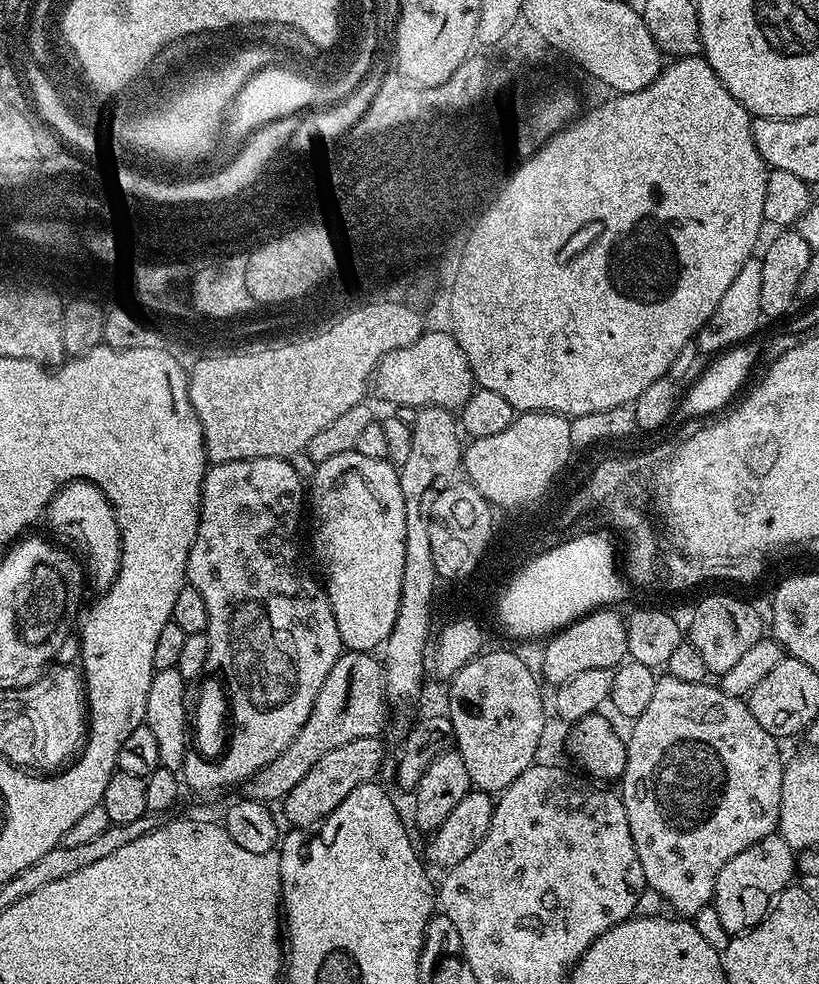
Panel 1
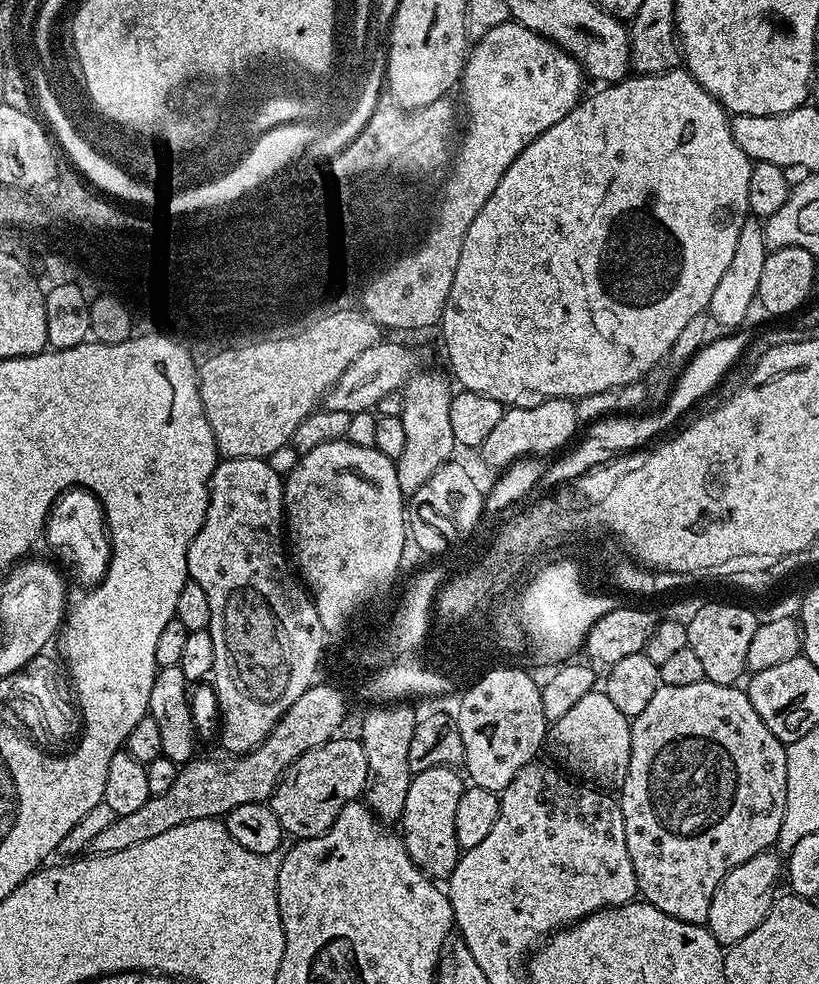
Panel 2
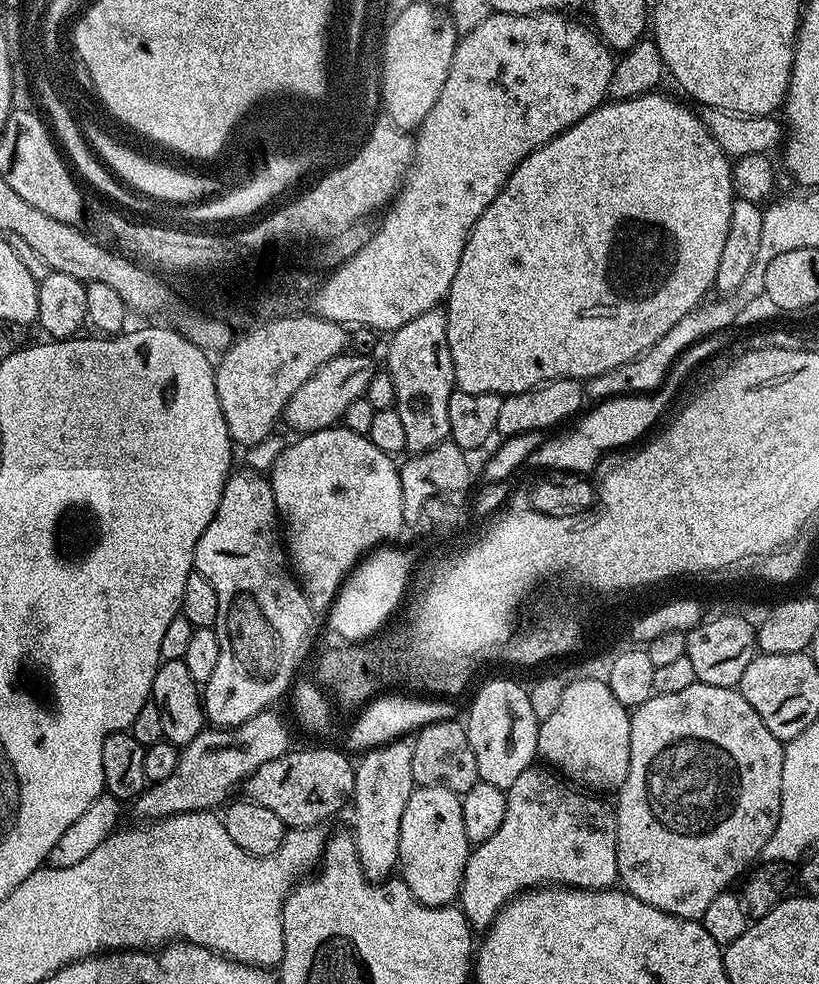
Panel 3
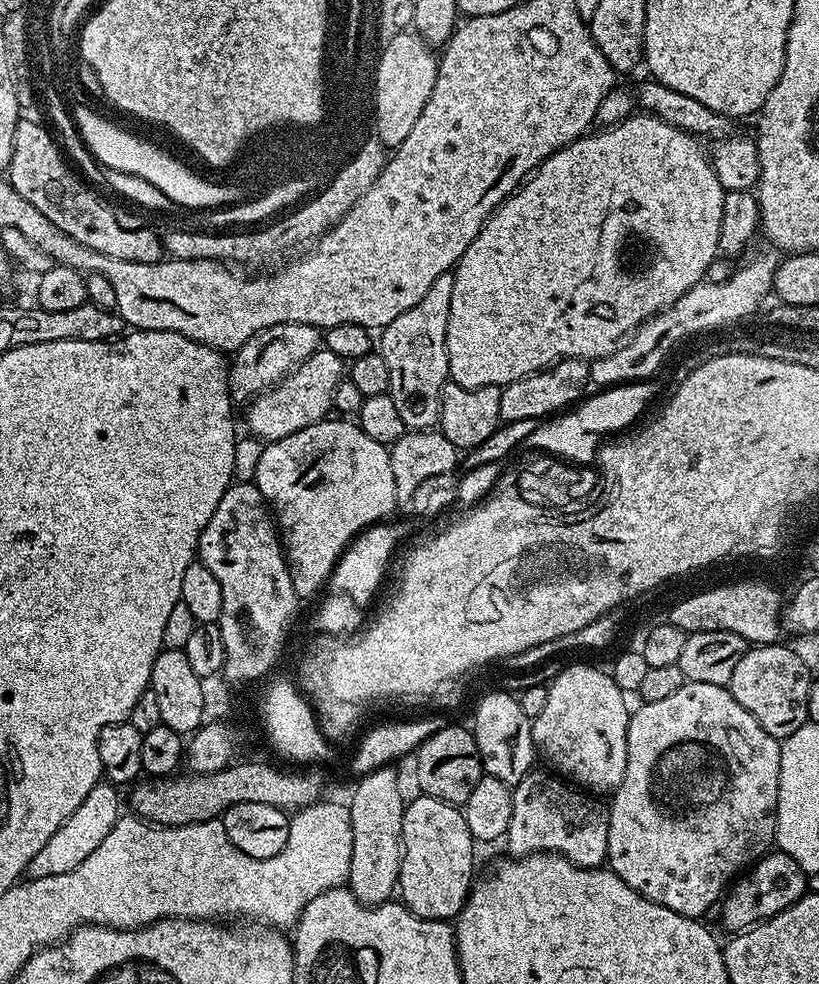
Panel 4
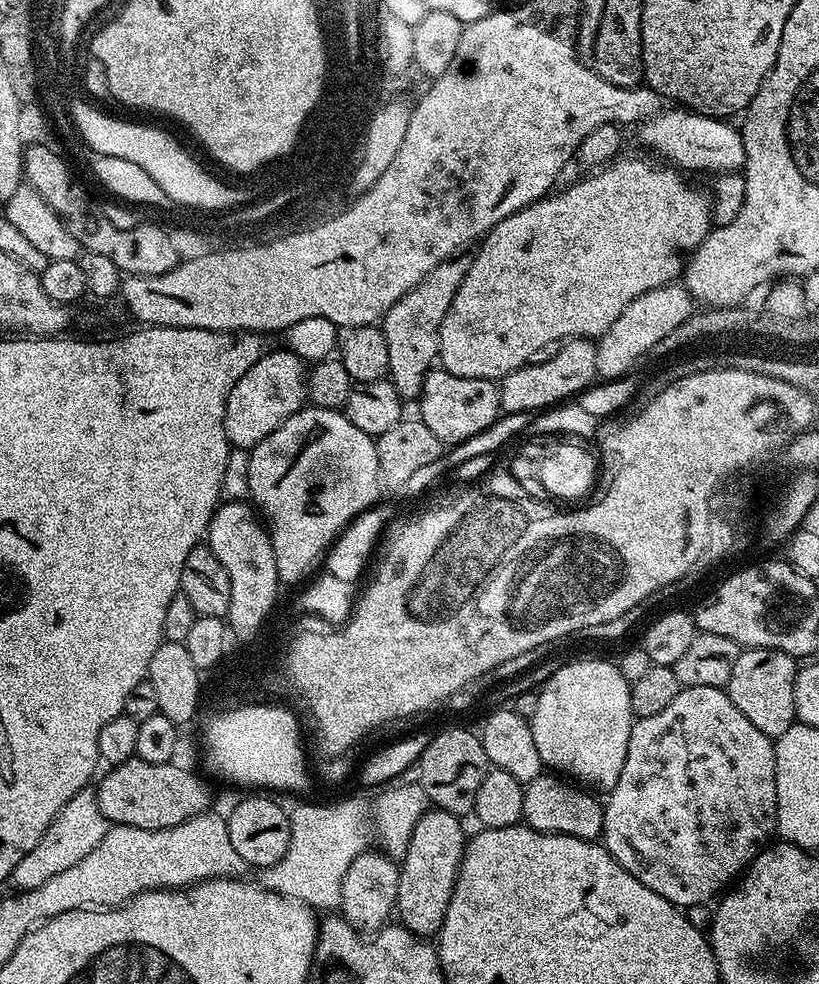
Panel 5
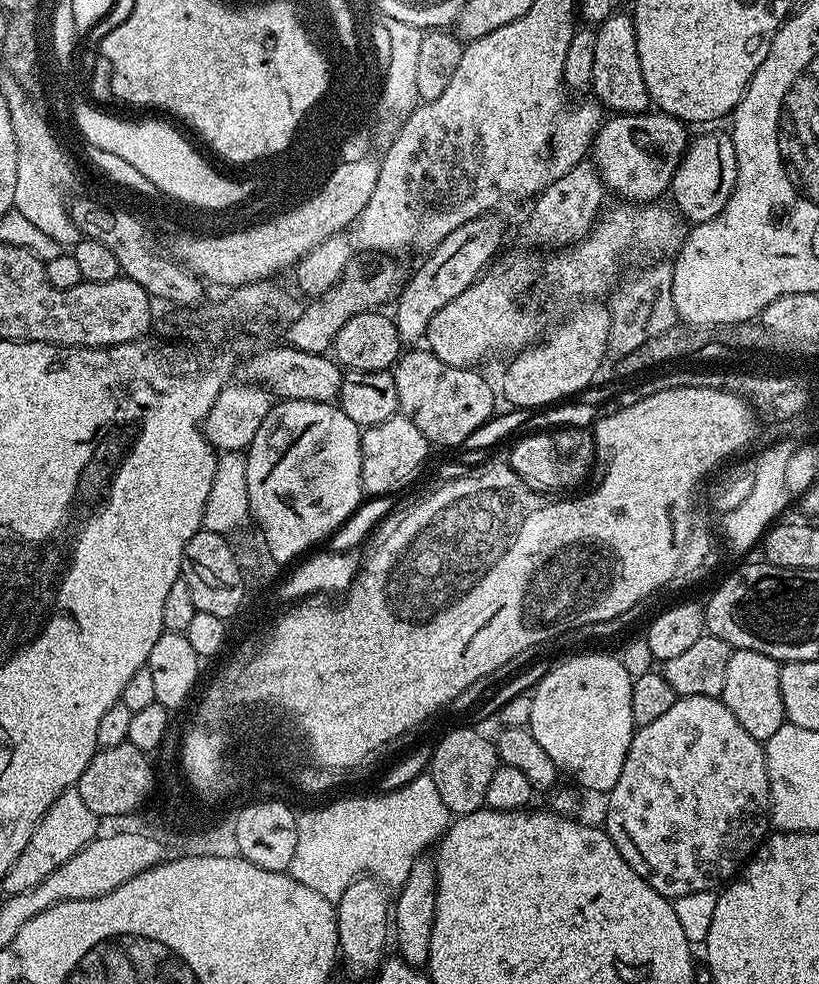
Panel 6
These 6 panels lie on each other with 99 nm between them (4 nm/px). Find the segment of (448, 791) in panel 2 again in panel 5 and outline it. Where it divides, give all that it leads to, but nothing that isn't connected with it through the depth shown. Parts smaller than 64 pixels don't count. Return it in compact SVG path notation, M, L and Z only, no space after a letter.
M429 810L418 820L418 826L414 826L414 834L410 834L410 846L406 850L404 859L399 861L398 867L400 877L398 878L398 898L394 909L399 923L408 928L415 936L432 938L437 935L446 918L446 906L450 906L450 898L454 894L456 879L460 873L460 859L464 856L464 845L466 835L461 817L441 812L439 810Z

